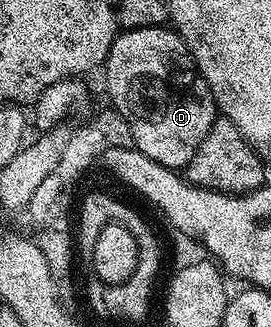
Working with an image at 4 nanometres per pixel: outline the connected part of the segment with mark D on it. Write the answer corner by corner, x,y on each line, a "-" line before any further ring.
161,25
119,32
106,56
104,72
106,89
110,92
109,104
120,111
124,119
128,119
128,127
132,127
134,148
164,167
175,171
185,170
192,155
196,155
200,143
204,143
204,135
208,135
220,110
181,34
173,28

